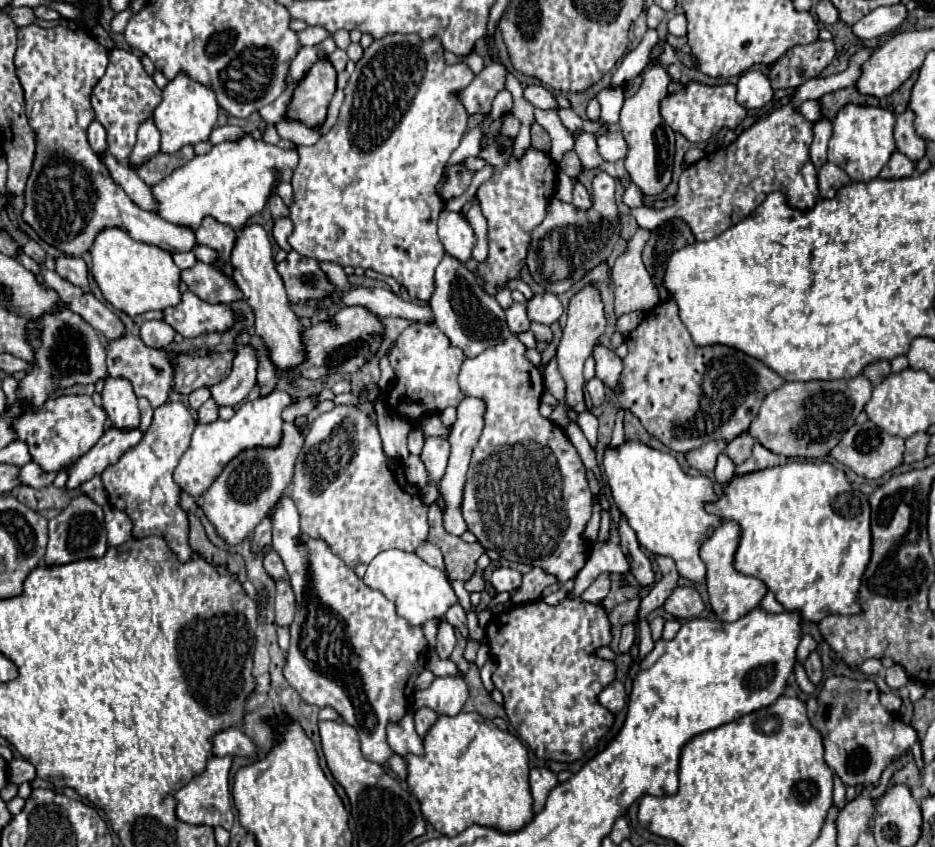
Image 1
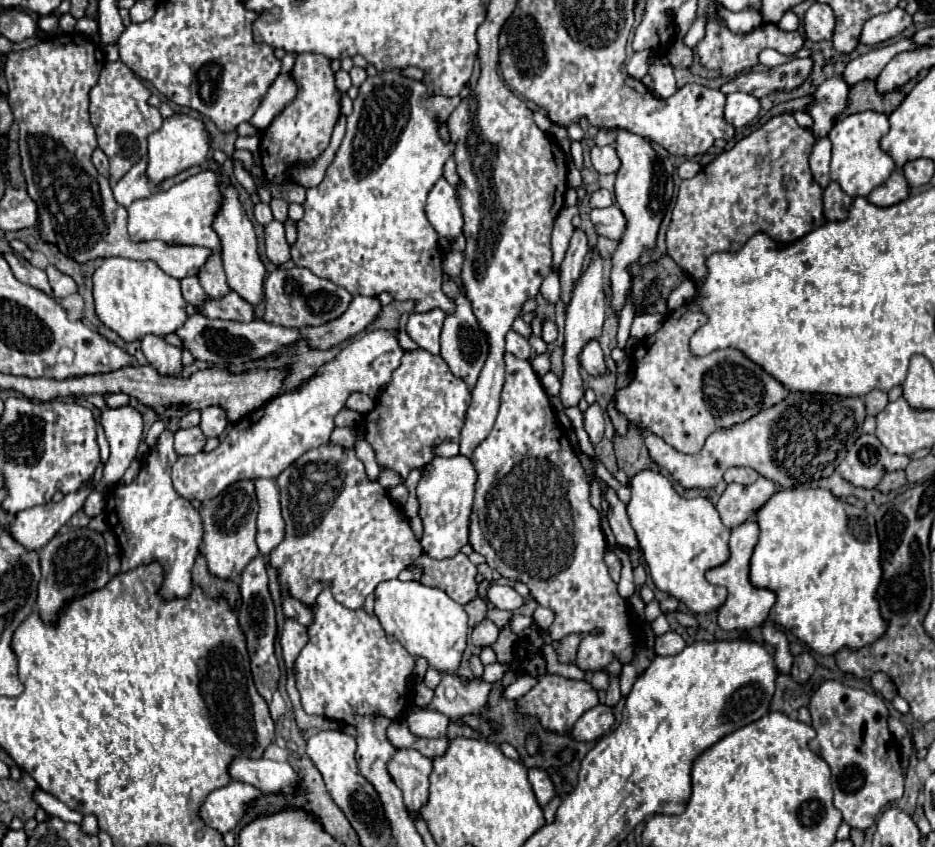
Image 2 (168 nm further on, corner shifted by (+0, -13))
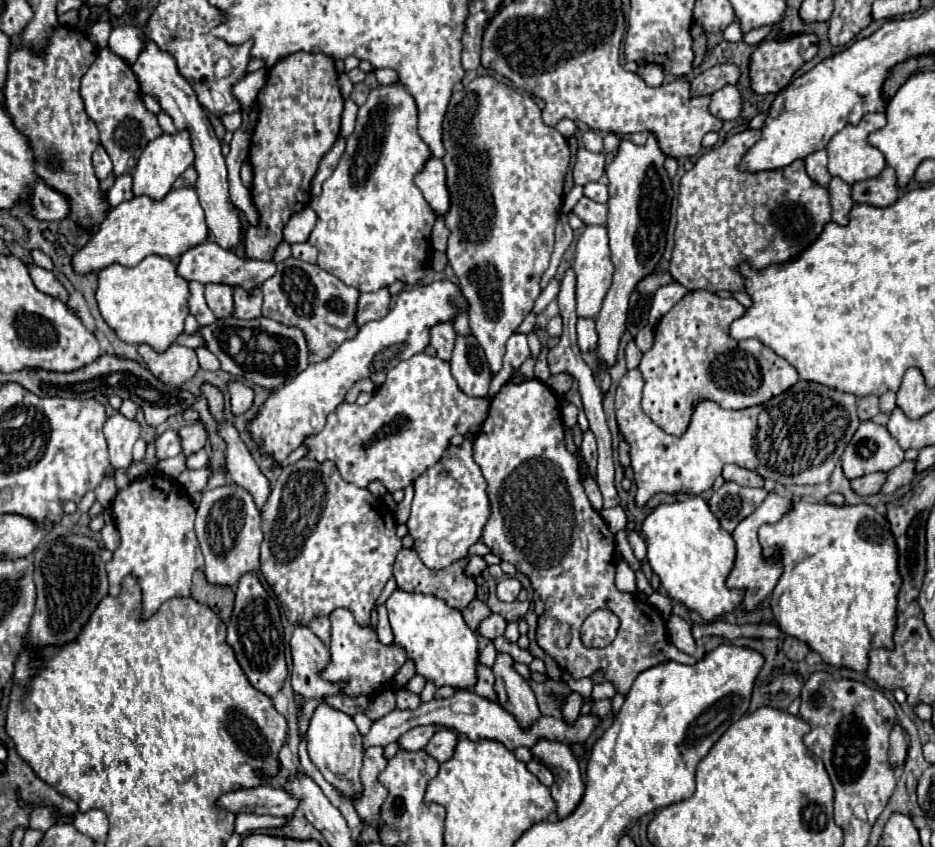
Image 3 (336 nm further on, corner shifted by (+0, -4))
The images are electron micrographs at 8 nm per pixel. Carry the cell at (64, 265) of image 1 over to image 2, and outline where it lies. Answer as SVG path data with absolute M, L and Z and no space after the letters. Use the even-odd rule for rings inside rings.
M48 265L46 267L46 275L48 275L48 281L52 285L52 291L54 291L54 297L56 299L62 299L66 295L72 295L76 293L76 283L72 277L64 275L62 271L58 271L54 265Z

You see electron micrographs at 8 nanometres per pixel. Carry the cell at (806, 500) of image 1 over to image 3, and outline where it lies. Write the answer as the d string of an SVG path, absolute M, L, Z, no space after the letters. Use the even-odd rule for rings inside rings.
M792 500L792 508L776 522L758 530L762 556L782 564L782 578L770 596L770 608L776 624L788 636L806 642L822 656L826 664L866 672L870 648L892 648L892 630L896 626L898 554L890 524L868 504L836 506L830 502Z

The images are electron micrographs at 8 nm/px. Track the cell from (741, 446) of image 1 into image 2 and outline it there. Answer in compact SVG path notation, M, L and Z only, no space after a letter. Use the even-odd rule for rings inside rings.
M730 467L726 473L724 473L724 481L726 483L740 483L740 485L750 485L758 479L760 475L750 469L750 467Z

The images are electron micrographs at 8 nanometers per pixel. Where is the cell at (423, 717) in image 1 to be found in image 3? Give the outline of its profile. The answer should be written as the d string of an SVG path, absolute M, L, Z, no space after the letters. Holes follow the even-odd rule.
M438 730L426 744L426 752L438 762L446 762L454 754L456 742L458 742L458 734L454 730Z

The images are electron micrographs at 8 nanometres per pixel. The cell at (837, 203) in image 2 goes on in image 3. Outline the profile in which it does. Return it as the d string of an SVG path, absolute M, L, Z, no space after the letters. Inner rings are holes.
M832 178L832 182L828 184L828 192L830 192L830 204L832 204L832 220L846 226L848 212L854 206L850 186L840 178Z

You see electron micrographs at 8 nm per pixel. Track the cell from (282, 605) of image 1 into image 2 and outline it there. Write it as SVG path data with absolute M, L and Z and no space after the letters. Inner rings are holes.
M292 619L286 621L280 643L282 643L284 661L286 661L286 667L290 673L294 673L294 661L298 659L302 645L306 645L306 637L308 637L306 627L302 627L298 621L292 621Z

